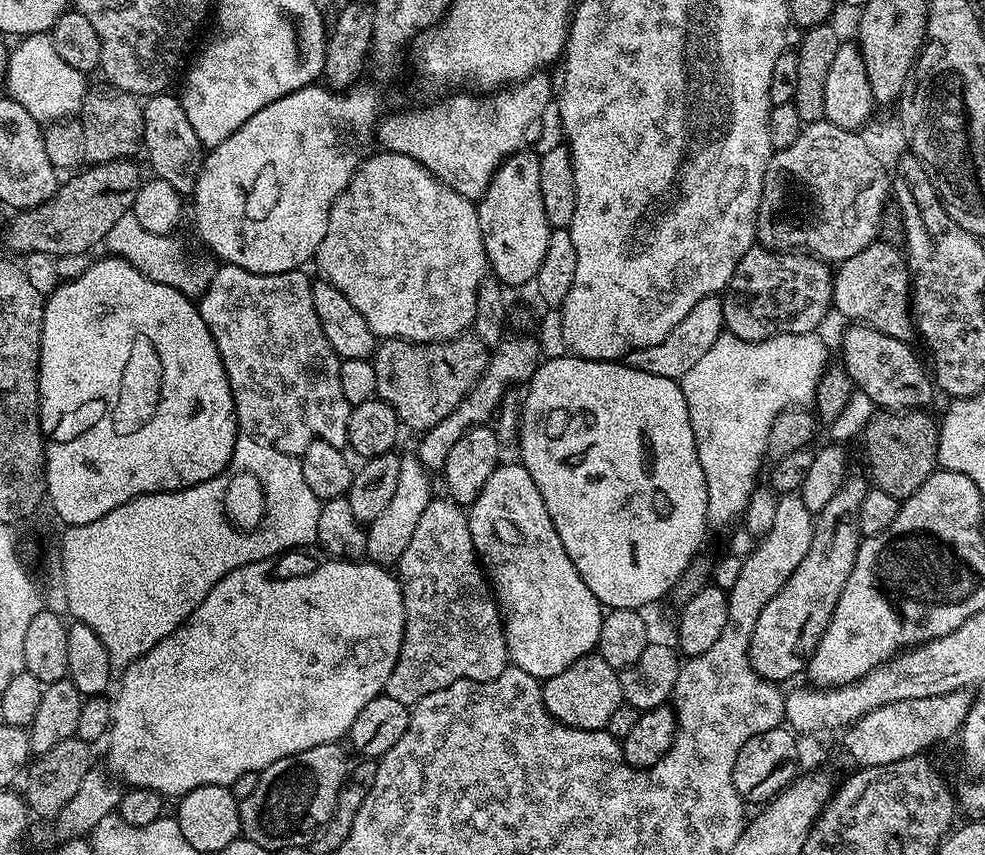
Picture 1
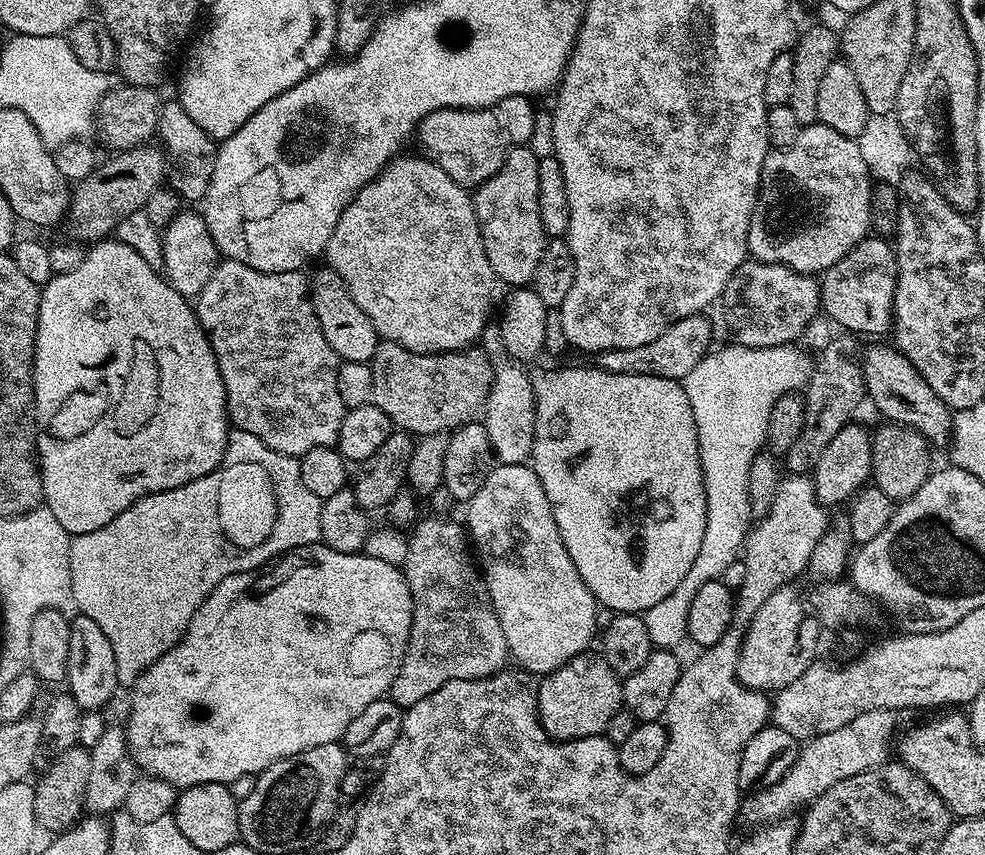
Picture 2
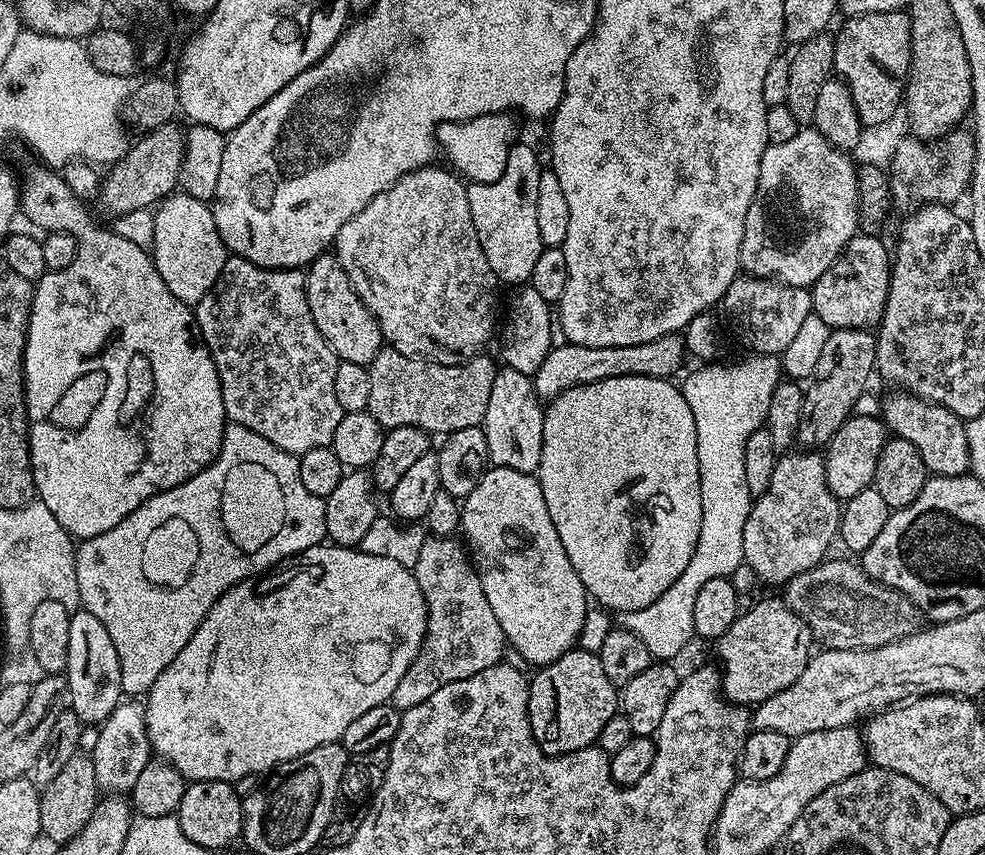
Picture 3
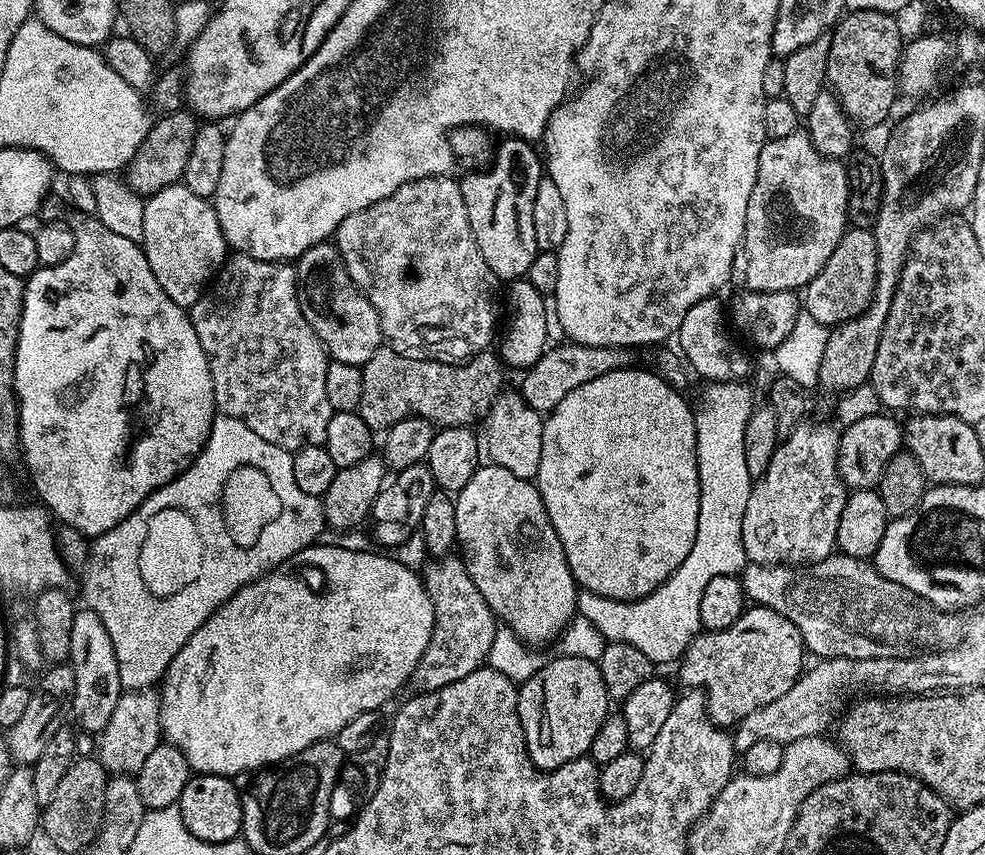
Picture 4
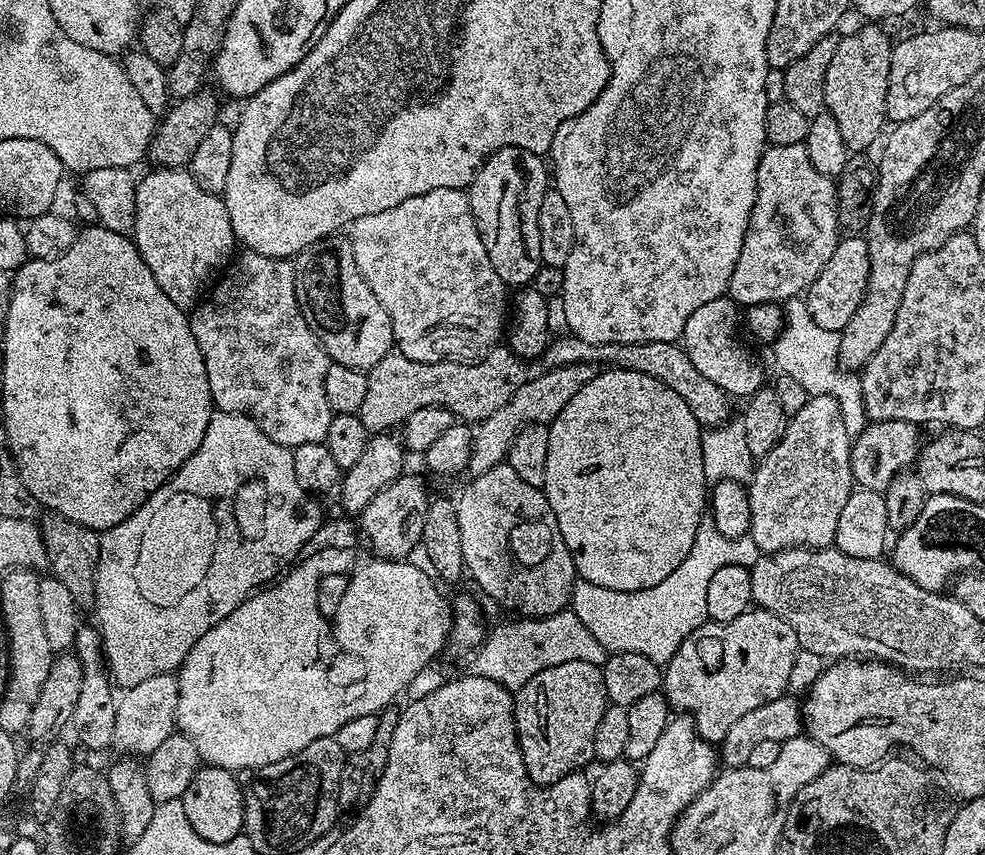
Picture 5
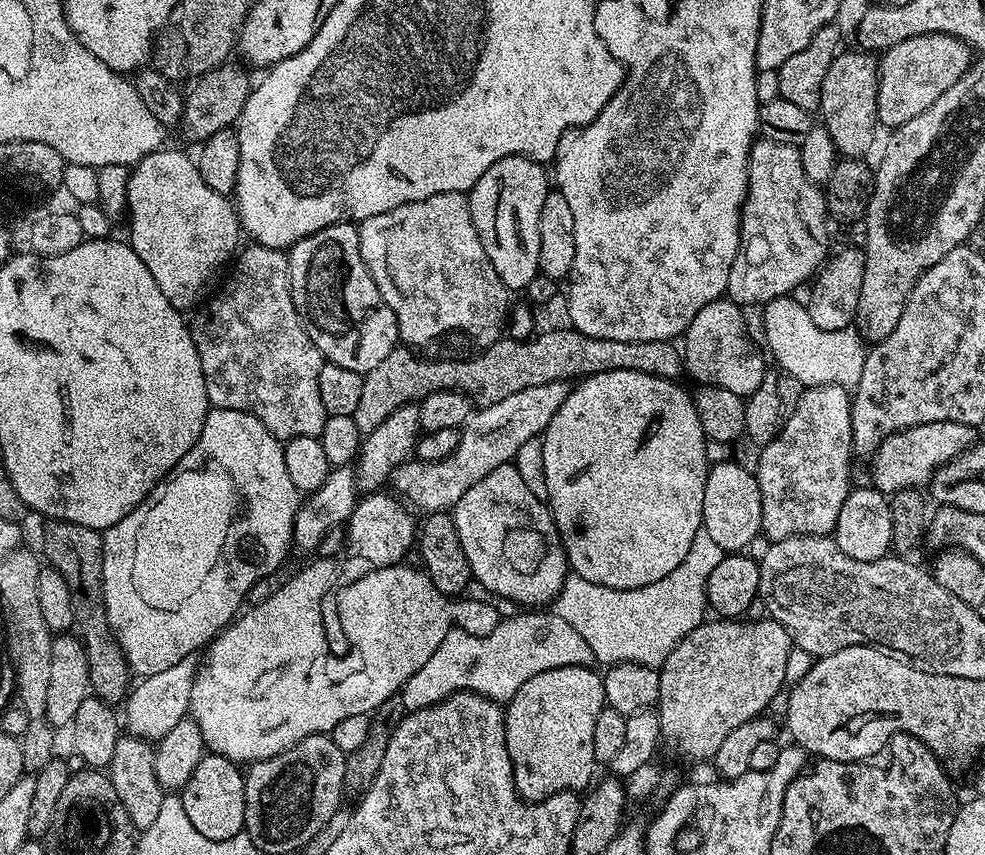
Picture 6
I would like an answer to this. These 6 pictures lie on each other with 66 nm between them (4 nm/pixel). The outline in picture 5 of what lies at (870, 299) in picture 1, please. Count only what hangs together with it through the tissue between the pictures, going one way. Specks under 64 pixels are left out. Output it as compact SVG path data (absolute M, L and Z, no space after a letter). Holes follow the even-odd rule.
M848 234L837 239L834 254L830 254L830 262L822 266L822 274L814 278L806 293L806 301L814 322L825 330L843 332L846 322L854 318L854 310L862 306L862 298L866 294L866 282L869 278L870 250L867 239L860 234Z

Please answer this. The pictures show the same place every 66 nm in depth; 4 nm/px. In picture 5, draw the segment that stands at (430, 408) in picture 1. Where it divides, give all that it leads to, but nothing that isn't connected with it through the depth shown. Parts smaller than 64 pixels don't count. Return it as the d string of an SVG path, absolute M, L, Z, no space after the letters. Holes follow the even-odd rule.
M493 346L475 362L462 364L428 364L412 360L405 353L393 350L372 368L367 369L366 398L358 413L369 434L384 434L403 425L414 410L422 406L438 406L450 410L453 417L464 422L479 422L490 418L494 410L502 410L510 398L529 380L525 361L507 346Z

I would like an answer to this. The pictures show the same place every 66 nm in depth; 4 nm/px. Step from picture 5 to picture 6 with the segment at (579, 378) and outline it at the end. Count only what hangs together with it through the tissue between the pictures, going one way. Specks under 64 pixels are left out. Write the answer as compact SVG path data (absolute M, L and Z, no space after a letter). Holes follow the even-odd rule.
M569 381L545 382L542 386L526 386L526 390L509 394L502 402L477 407L468 423L460 428L460 441L454 454L441 460L413 458L398 466L390 481L391 491L413 509L421 508L421 513L448 512L474 482L482 482L482 478L486 478L490 470L498 470L498 466L513 463L526 442L543 434L550 418L558 414L558 406L566 402L569 391Z

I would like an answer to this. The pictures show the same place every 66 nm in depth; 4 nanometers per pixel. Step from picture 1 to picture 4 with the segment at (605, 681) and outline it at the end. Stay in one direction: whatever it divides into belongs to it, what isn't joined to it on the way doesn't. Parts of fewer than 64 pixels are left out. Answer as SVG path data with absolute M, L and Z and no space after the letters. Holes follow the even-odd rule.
M561 654L556 658L549 659L530 679L519 685L518 716L522 722L524 741L532 764L542 772L553 772L558 766L566 766L566 762L577 760L579 756L588 756L592 751L594 734L598 734L598 726L602 726L604 719L610 715L610 697L599 663Z

